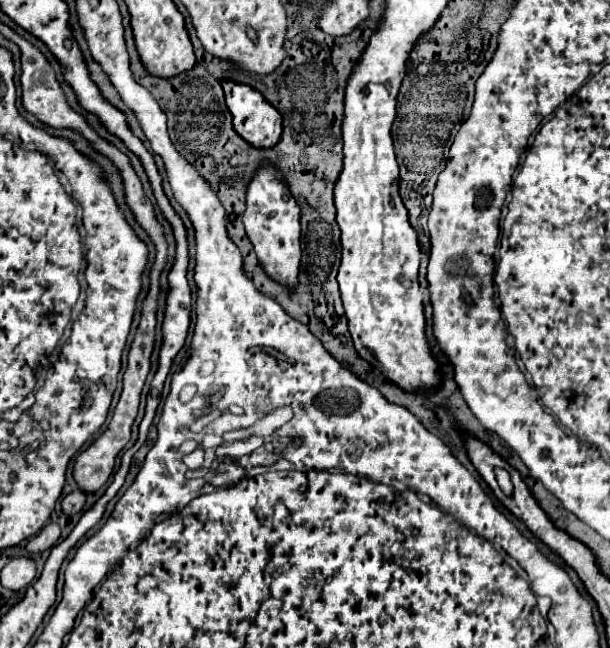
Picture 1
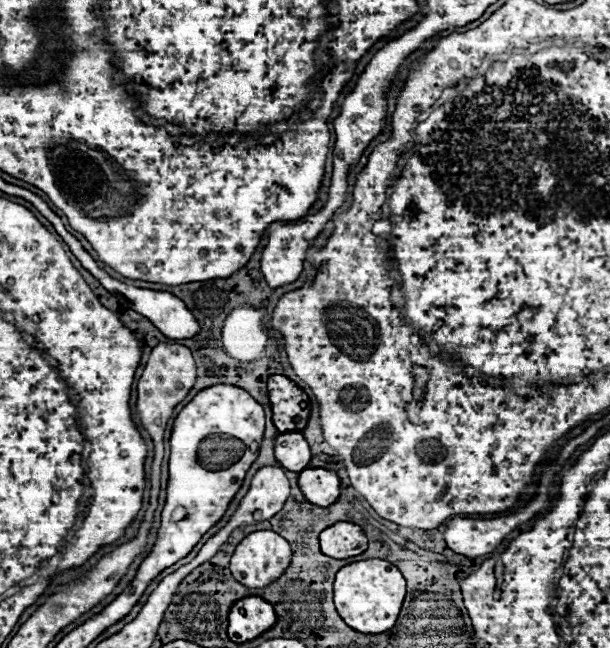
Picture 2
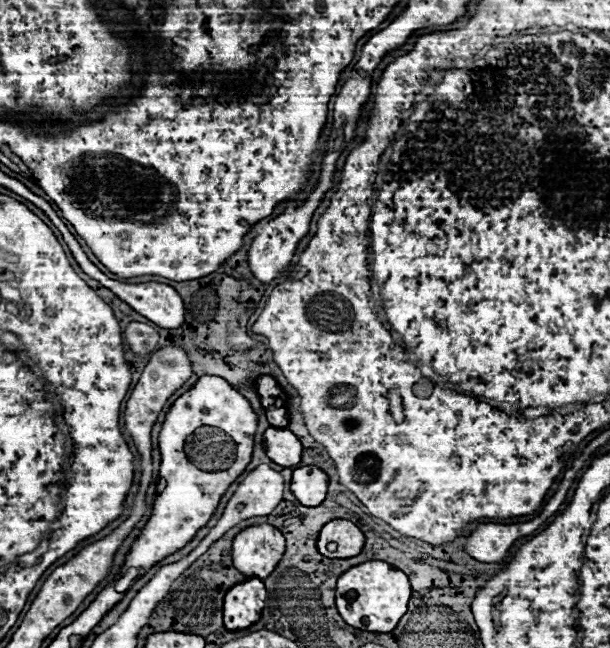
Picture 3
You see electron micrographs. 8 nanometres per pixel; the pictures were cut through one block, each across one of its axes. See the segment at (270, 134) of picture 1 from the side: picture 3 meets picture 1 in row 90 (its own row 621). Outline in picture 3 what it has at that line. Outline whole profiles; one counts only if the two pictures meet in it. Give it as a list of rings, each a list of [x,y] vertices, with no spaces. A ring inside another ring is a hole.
[[[248,578],[228,590],[224,598],[224,626],[226,630],[246,630],[260,620],[266,600],[266,588],[262,580]]]

